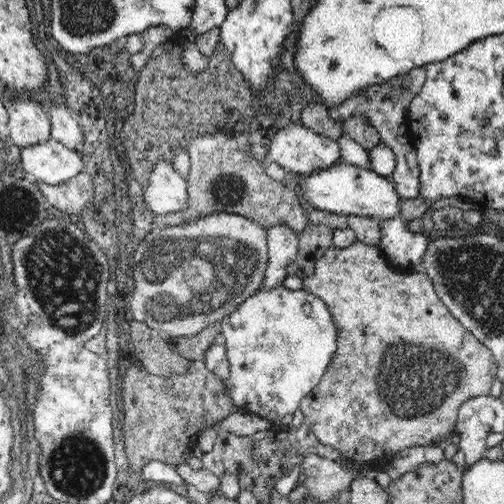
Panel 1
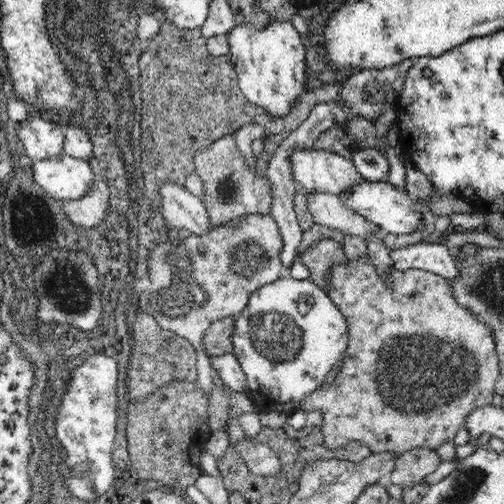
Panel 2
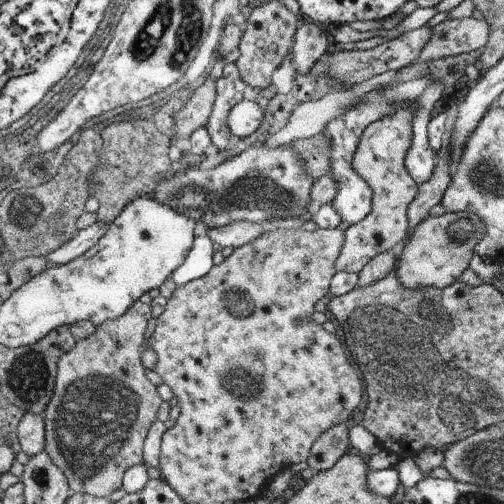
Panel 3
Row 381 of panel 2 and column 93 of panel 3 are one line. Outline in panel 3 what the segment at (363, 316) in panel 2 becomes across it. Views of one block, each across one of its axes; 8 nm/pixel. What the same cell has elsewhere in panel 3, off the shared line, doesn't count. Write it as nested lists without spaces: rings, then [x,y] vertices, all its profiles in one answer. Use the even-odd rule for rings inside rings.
[[[135,304],[119,320],[109,320],[97,326],[91,336],[77,340],[75,346],[57,360],[57,378],[53,396],[43,410],[45,422],[45,448],[53,466],[61,470],[71,494],[87,494],[93,498],[109,498],[123,488],[123,480],[131,468],[143,464],[143,440],[155,420],[155,410],[161,400],[155,394],[155,386],[143,376],[139,362],[139,346],[143,332],[151,320],[151,306]]]

